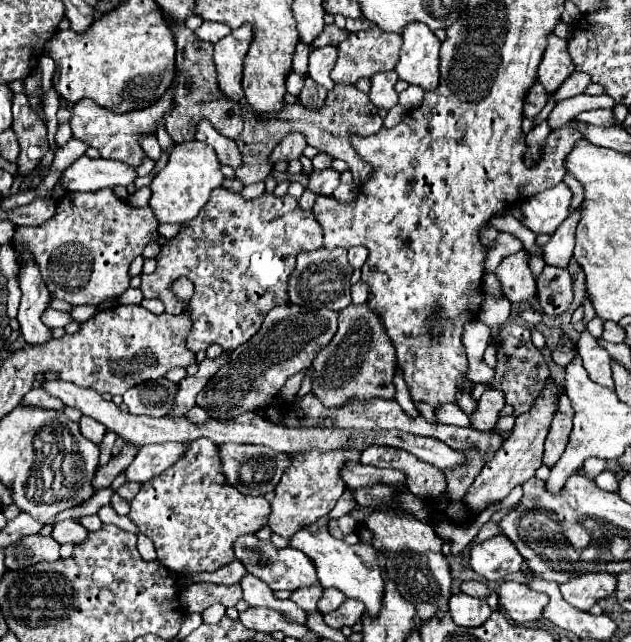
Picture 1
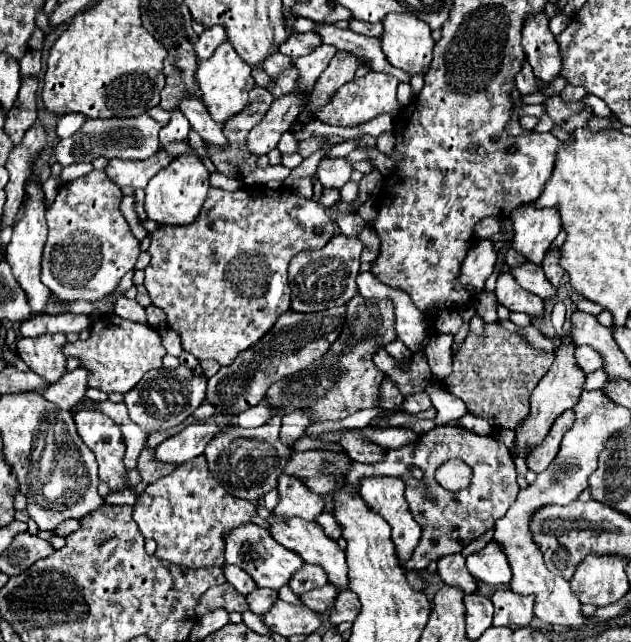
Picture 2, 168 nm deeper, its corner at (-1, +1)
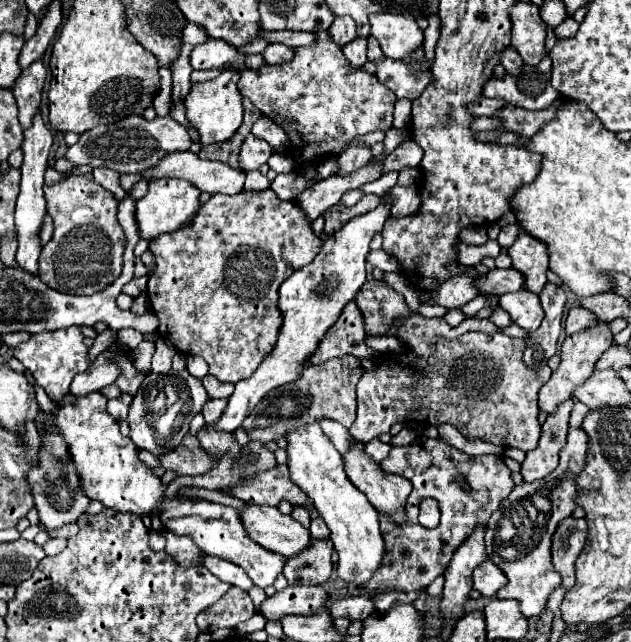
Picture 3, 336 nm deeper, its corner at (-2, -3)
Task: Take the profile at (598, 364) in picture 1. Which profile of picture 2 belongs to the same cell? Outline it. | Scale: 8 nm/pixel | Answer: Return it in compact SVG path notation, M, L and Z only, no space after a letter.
M599 368L599 370L591 372L591 374L587 374L585 388L595 390L595 388L601 388L601 386L605 386L605 384L607 384L607 374L605 374L605 370L603 370L603 368Z

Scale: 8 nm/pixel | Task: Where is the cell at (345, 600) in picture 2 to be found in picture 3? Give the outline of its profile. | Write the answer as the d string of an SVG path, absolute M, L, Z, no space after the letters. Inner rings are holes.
M416 438L410 446L392 448L388 458L382 460L380 466L386 474L398 474L402 478L408 478L414 490L406 500L406 516L402 522L396 524L392 516L380 514L378 522L386 554L378 570L366 582L362 594L340 598L328 606L333 619L344 617L348 620L366 620L377 611L372 598L378 592L414 592L426 588L446 570L452 554L472 534L472 528L476 528L476 524L486 526L488 516L492 516L492 512L500 506L500 500L504 500L514 488L510 470L504 466L502 458L468 456L440 438ZM462 480L470 486L470 490L462 488ZM422 498L434 498L440 506L440 524L428 532L424 532L424 526L418 524L418 506Z

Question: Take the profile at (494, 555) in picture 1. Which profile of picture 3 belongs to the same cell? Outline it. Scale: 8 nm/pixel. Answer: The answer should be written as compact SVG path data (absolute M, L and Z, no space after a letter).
M486 560L474 570L474 584L472 586L482 596L494 596L504 586L504 580L506 580L504 572L500 572L500 568L496 568L496 564Z

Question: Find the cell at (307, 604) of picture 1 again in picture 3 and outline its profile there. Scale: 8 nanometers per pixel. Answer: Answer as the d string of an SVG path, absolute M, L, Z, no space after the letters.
M312 540L312 544L286 560L284 576L288 584L324 584L332 572L332 540Z

